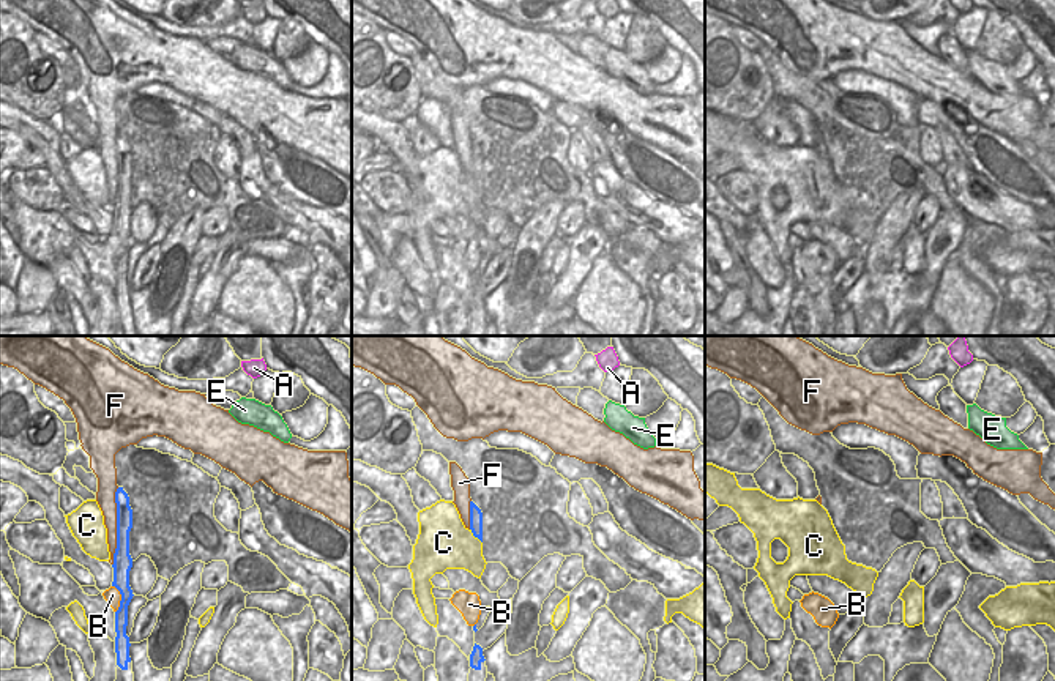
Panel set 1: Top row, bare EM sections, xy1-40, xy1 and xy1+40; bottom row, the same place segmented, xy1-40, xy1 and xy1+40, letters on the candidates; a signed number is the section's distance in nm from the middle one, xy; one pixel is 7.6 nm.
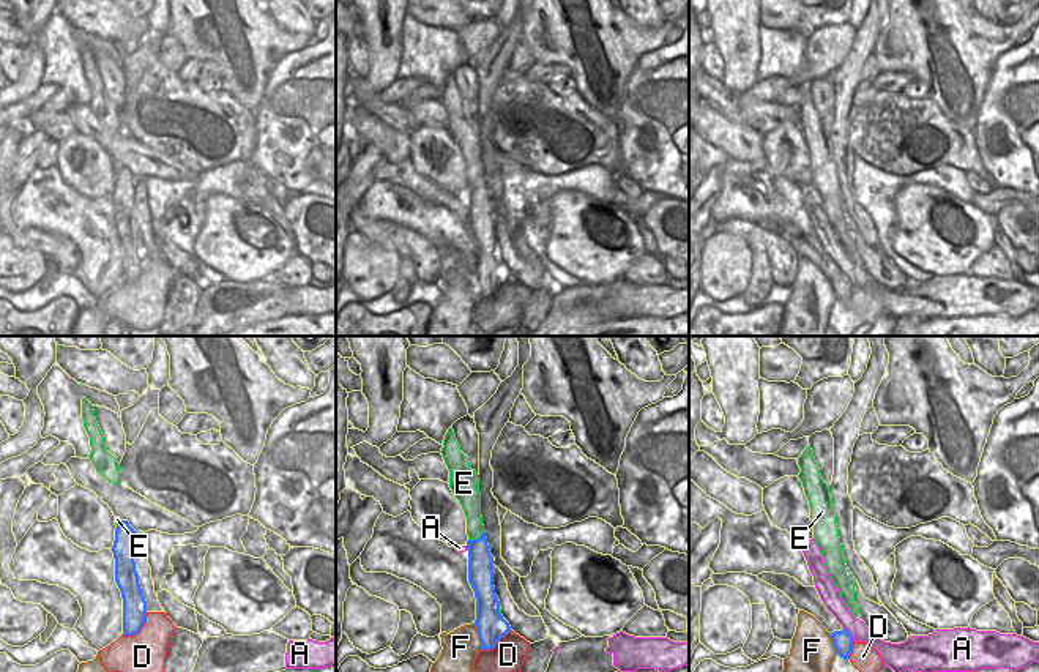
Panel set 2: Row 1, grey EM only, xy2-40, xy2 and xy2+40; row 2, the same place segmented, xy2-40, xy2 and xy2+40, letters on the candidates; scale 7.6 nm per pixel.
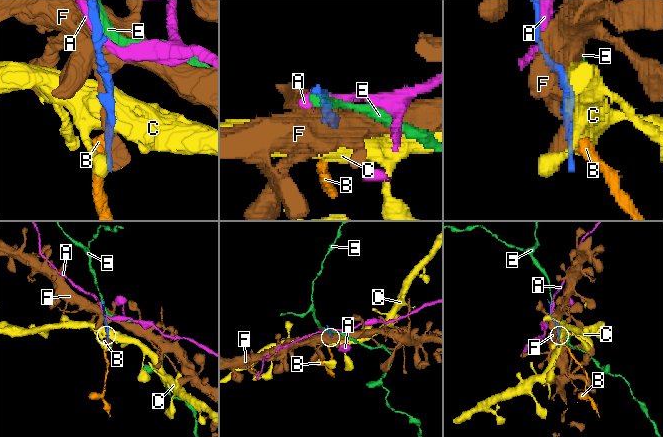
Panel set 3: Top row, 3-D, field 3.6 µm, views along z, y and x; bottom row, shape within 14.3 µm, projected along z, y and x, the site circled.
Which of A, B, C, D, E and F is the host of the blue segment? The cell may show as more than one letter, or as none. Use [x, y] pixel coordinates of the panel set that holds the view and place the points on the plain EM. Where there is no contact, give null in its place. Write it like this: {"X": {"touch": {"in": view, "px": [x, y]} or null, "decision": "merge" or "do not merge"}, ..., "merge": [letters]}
{"A": {"touch": {"in": "xy2+40", "px": [849, 280]}, "decision": "do not merge"}, "B": {"touch": {"in": "xy1-40", "px": [122, 246]}, "decision": "merge"}, "C": {"touch": {"in": "xy1", "px": [475, 183]}, "decision": "do not merge"}, "D": {"touch": {"in": "xy2-40", "px": [139, 276]}, "decision": "do not merge"}, "E": {"touch": {"in": "xy2", "px": [478, 185]}, "decision": "do not merge"}, "F": {"touch": {"in": "xy1-40", "px": [117, 174]}, "decision": "do not merge"}, "merge": ["B"]}

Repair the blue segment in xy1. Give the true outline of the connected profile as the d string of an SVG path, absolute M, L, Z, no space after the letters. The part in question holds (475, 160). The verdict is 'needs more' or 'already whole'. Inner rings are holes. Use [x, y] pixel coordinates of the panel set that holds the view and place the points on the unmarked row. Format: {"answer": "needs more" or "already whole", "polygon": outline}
{"answer": "already whole", "polygon": "M470 148L470 177L483 189L483 159L473 148Z"}

